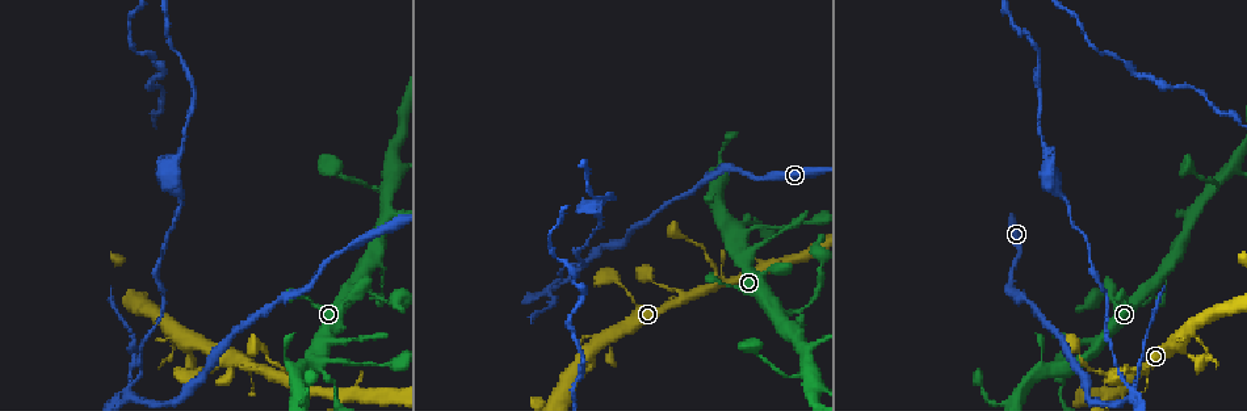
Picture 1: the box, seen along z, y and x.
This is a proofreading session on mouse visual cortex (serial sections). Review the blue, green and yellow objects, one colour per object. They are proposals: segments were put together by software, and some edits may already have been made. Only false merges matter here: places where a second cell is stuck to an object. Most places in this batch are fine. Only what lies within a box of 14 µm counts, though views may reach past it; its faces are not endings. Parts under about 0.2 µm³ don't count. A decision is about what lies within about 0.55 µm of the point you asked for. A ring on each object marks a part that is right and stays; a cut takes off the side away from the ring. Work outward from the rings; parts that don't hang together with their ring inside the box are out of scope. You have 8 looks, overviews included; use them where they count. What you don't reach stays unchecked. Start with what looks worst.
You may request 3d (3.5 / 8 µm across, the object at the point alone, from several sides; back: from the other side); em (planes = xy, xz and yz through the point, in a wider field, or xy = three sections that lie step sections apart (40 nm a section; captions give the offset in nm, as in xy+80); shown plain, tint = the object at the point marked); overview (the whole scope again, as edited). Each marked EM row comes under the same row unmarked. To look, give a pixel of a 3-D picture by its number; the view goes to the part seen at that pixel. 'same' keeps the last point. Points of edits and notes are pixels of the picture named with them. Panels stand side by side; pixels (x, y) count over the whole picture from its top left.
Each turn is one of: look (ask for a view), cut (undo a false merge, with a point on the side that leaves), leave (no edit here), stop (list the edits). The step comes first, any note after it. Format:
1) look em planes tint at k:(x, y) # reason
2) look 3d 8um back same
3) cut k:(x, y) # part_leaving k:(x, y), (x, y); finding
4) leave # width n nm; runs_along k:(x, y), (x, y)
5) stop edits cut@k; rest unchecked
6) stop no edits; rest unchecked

look 3d 3.5um at 1:(127, 395) # abrupt turn

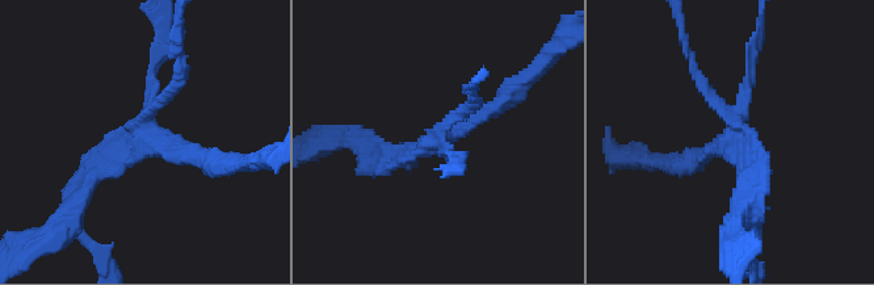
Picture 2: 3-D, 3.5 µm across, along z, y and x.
look em planes tint at 2:(146, 130)

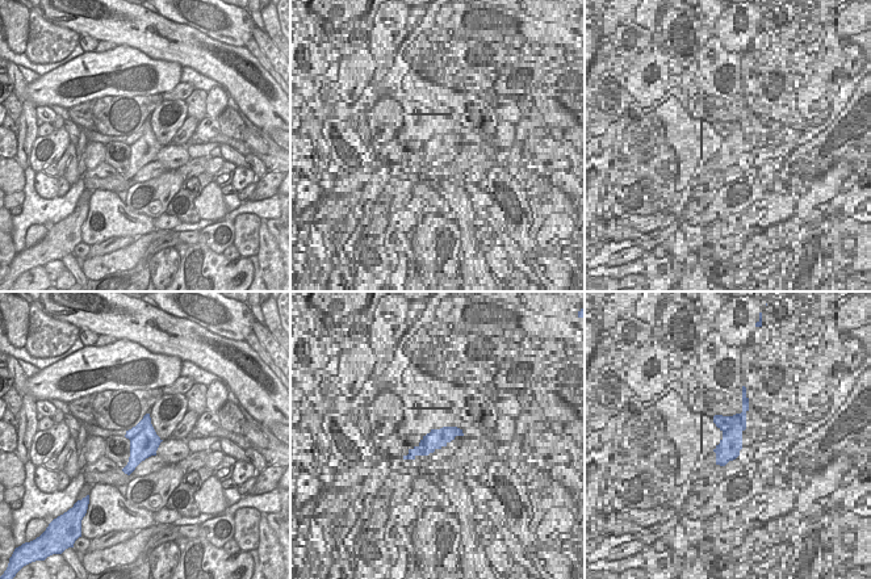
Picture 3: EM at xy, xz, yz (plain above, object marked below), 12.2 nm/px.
cut 2:(171, 88) # width 360 nm; part_leaving 2:(148, 118), (180, 74), (176, 25); a second cell is stuck on

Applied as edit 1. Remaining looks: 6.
look overview

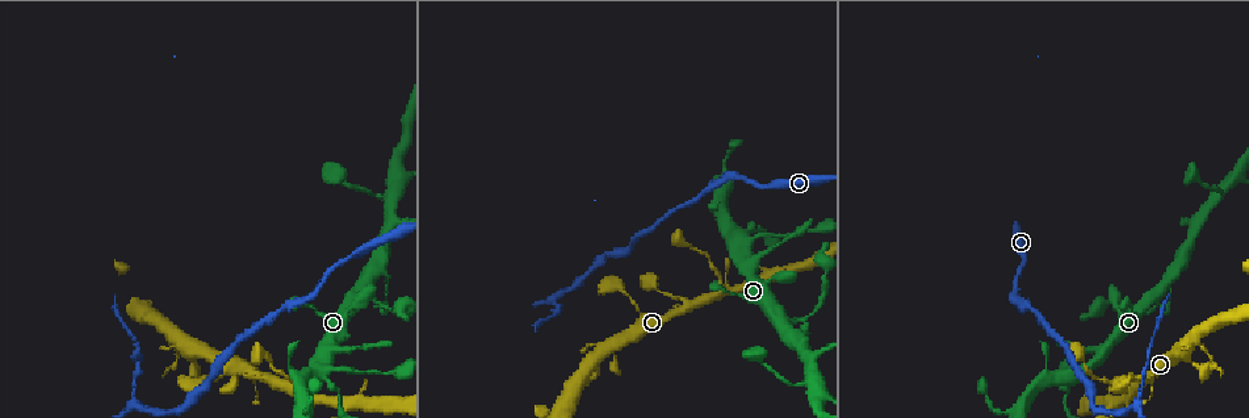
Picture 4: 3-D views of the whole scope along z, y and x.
look 3d 3.5um back at 4:(386, 310) # a narrow waist

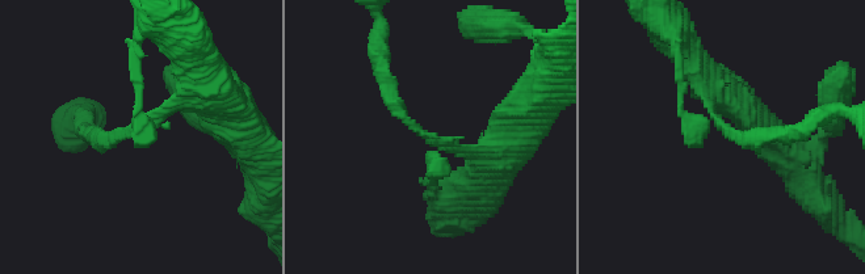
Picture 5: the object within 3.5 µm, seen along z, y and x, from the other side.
look em xy step 3 tint at 5:(420, 129)

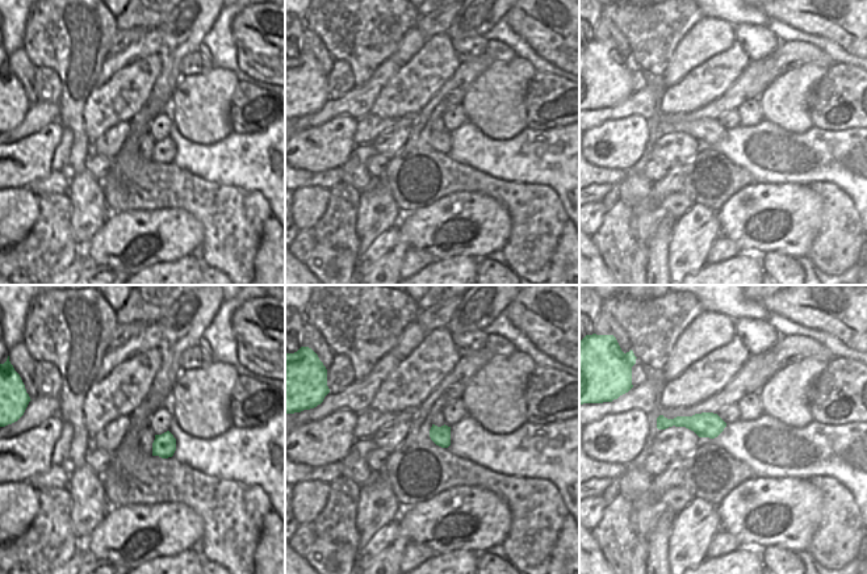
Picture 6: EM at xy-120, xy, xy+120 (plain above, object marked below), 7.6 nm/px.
look em xy step 1 tint same # cut it another way

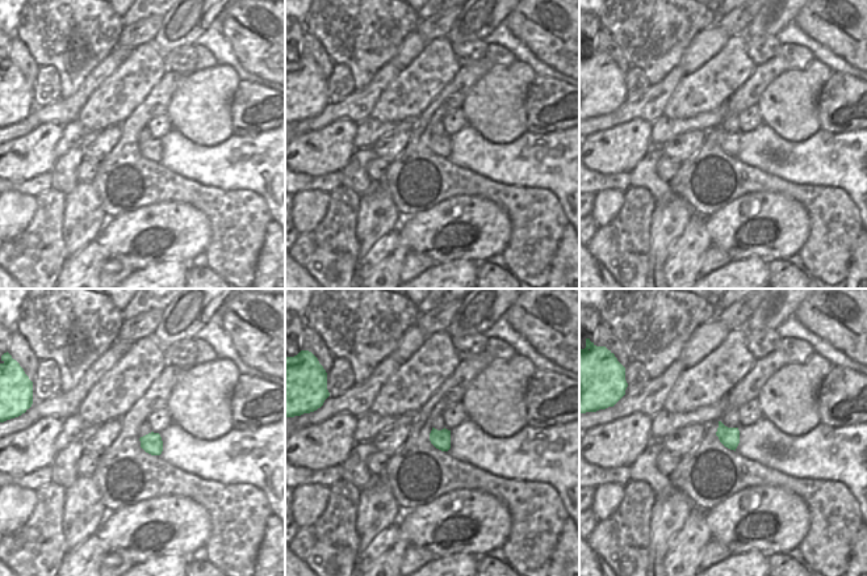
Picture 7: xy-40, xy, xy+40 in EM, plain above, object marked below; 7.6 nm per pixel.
leave # runs_along 5:(502, 148), (425, 135), (393, 105), (381, 60); continuous, no second cell

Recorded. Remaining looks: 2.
look 3d 8um back at 4:(738, 243) # four arms meet

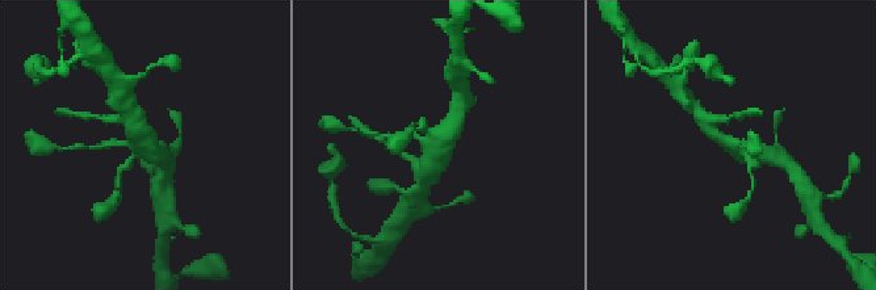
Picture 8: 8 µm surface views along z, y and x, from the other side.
look em xy step 1 tint at 8:(438, 144) # arms 4; arm_widths 200, 200, 400, 600 nm; need the tissue

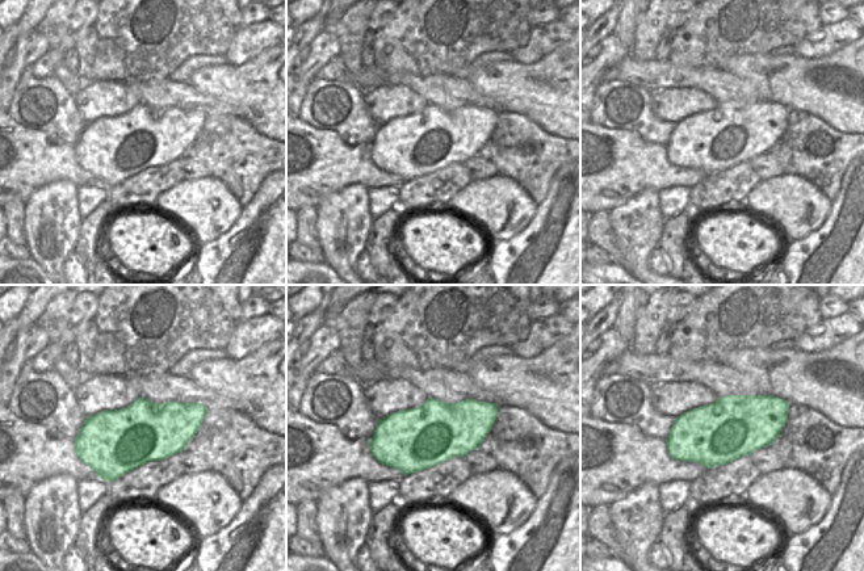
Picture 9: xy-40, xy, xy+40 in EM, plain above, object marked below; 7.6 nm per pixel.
leave # one cell here

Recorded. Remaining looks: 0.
stop edits cut@2; rest unchecked

